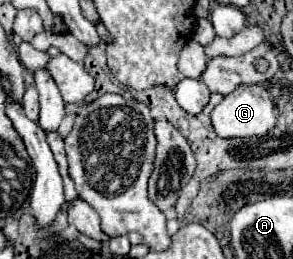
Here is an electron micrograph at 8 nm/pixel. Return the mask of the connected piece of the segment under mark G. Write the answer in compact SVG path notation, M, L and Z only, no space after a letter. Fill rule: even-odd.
M241 84L213 108L211 122L213 122L215 132L221 138L255 138L255 136L265 136L269 130L273 130L275 120L277 120L273 108L275 108L275 102L271 100L269 92L263 86L259 86L259 84L253 84L253 86Z

